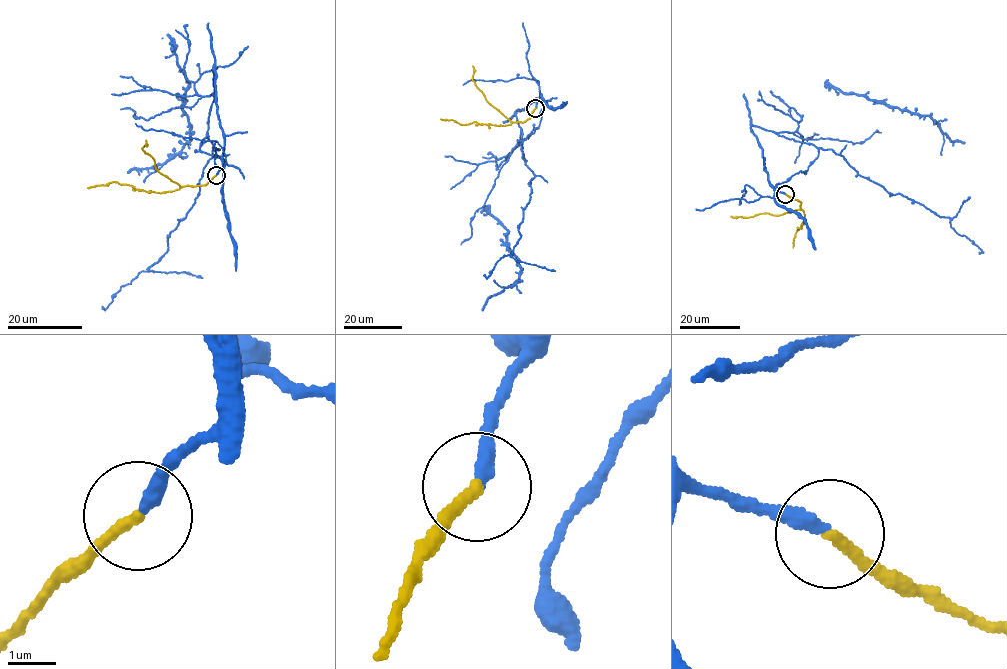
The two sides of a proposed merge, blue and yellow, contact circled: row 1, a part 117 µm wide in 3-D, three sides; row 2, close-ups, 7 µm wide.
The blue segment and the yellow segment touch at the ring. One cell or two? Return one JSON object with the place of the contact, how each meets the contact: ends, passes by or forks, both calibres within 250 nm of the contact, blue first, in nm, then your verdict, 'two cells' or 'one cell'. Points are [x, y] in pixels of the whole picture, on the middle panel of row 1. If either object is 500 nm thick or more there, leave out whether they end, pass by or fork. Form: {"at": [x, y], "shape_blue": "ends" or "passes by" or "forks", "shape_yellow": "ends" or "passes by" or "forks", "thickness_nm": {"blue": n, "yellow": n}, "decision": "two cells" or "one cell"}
{"at": [535, 108], "shape_blue": "ends", "shape_yellow": "ends", "thickness_nm": {"blue": 300, "yellow": 240}, "decision": "one cell"}

